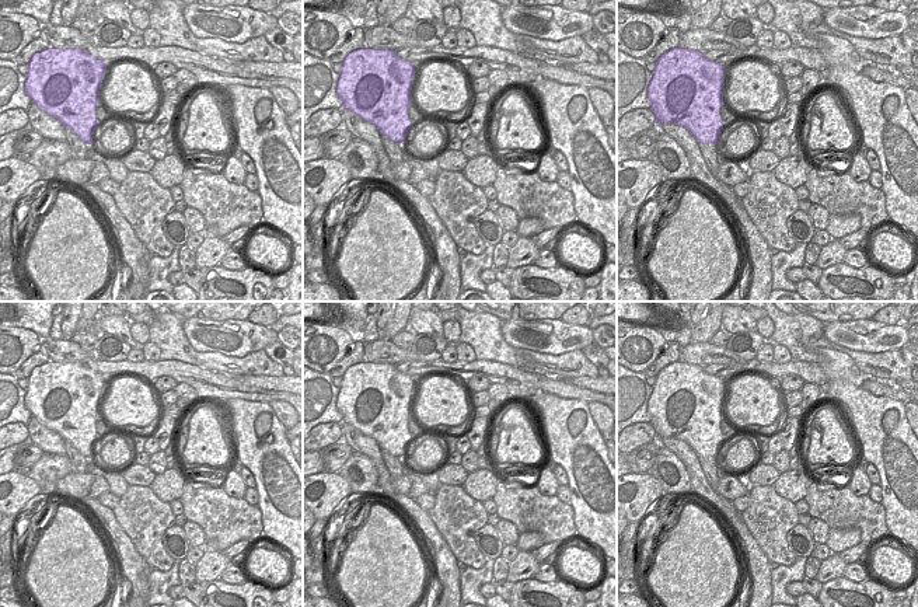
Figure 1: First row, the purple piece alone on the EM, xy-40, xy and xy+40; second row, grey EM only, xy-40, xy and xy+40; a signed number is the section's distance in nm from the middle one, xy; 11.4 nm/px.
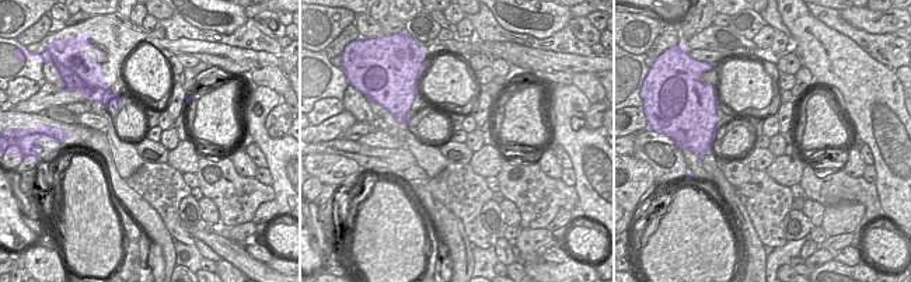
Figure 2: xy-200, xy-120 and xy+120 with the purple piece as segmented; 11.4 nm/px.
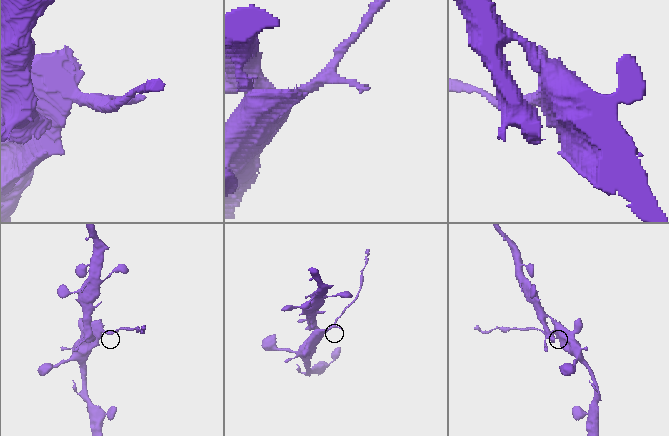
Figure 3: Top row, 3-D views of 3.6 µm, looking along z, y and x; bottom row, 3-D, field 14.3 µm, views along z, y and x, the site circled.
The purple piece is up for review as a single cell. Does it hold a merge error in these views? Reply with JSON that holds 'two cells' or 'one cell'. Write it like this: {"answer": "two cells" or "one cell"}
{"answer": "two cells"}

